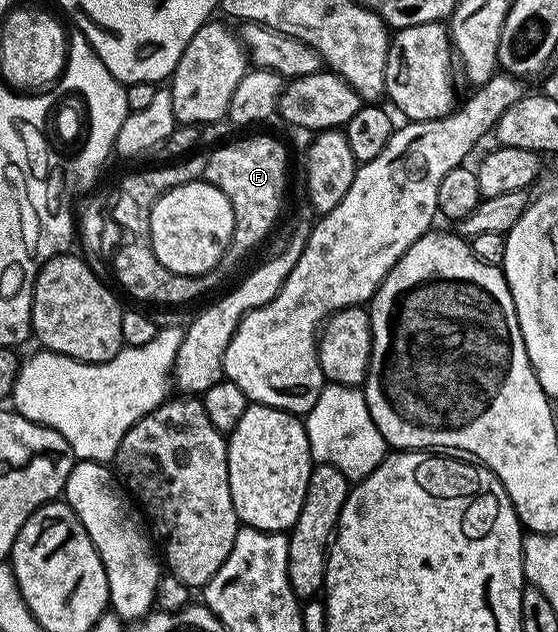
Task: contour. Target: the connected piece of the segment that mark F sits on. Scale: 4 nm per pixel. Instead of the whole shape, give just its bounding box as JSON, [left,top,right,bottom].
[110,134,288,306]

